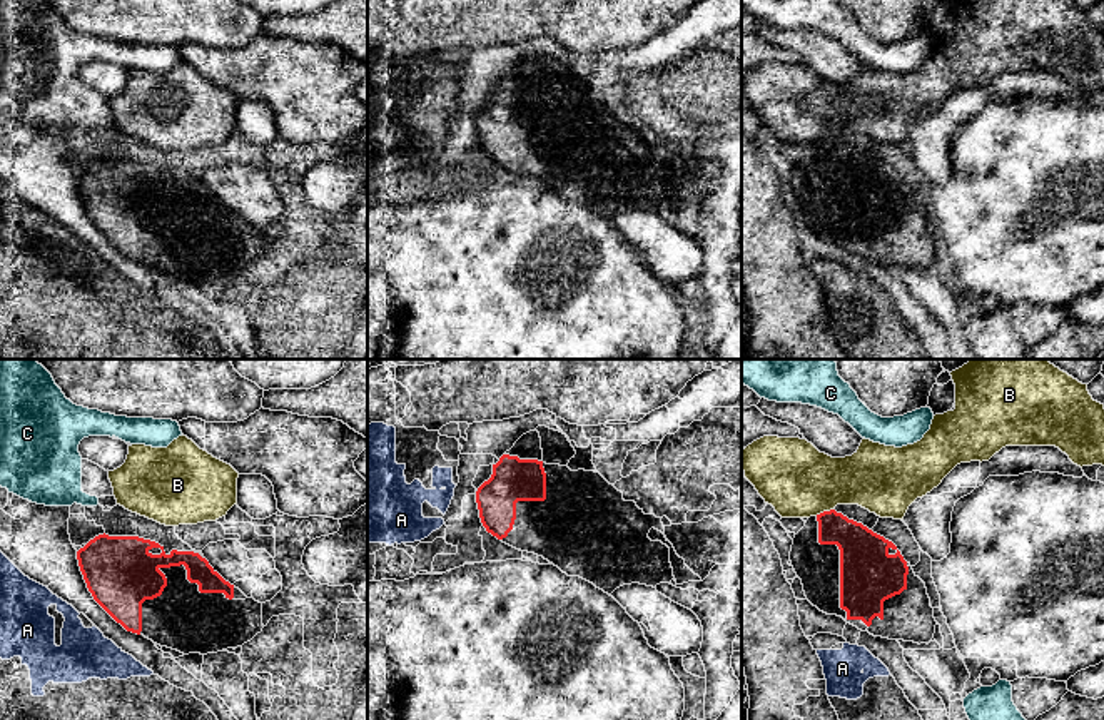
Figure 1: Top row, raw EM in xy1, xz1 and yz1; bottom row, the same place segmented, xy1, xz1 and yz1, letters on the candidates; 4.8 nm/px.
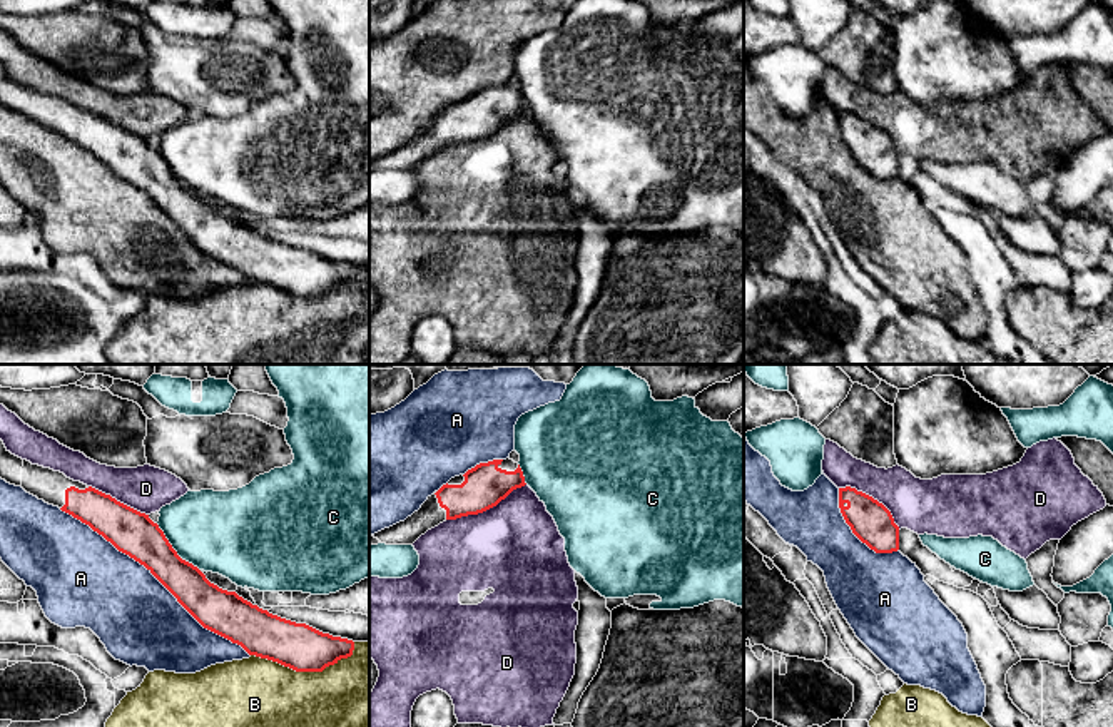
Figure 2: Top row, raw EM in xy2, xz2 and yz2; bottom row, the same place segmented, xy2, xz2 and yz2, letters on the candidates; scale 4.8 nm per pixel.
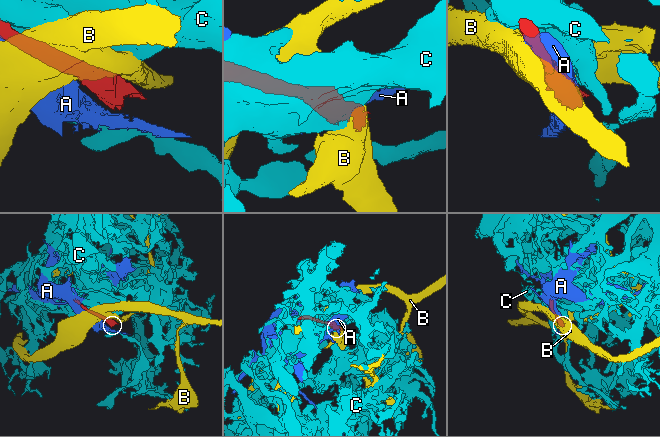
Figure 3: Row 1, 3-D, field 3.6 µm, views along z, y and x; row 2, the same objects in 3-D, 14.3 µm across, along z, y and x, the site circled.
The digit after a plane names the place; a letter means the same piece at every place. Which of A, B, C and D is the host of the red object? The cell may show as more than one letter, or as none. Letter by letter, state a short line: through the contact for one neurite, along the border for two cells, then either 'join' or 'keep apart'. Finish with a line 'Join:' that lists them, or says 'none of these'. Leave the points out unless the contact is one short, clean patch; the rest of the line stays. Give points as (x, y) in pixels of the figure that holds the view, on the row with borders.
A: keep apart
B: keep apart
C: keep apart
D: keep apart
Join: none of these

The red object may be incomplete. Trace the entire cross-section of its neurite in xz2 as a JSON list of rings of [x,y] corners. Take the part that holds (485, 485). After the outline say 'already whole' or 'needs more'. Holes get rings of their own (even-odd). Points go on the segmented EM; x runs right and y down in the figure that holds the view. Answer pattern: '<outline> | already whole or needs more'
[[[510,458],[480,463],[465,475],[451,478],[404,521],[373,536],[386,545],[413,545],[440,523],[483,513],[525,485],[520,465]]] | needs more

